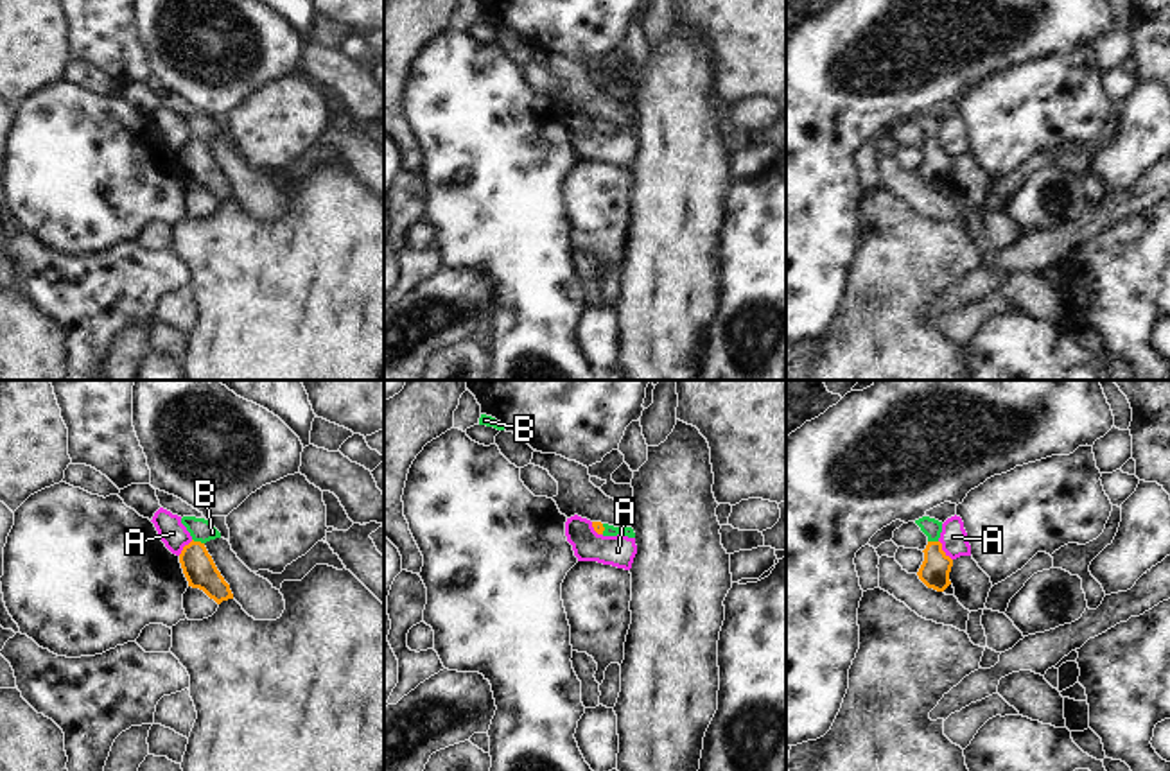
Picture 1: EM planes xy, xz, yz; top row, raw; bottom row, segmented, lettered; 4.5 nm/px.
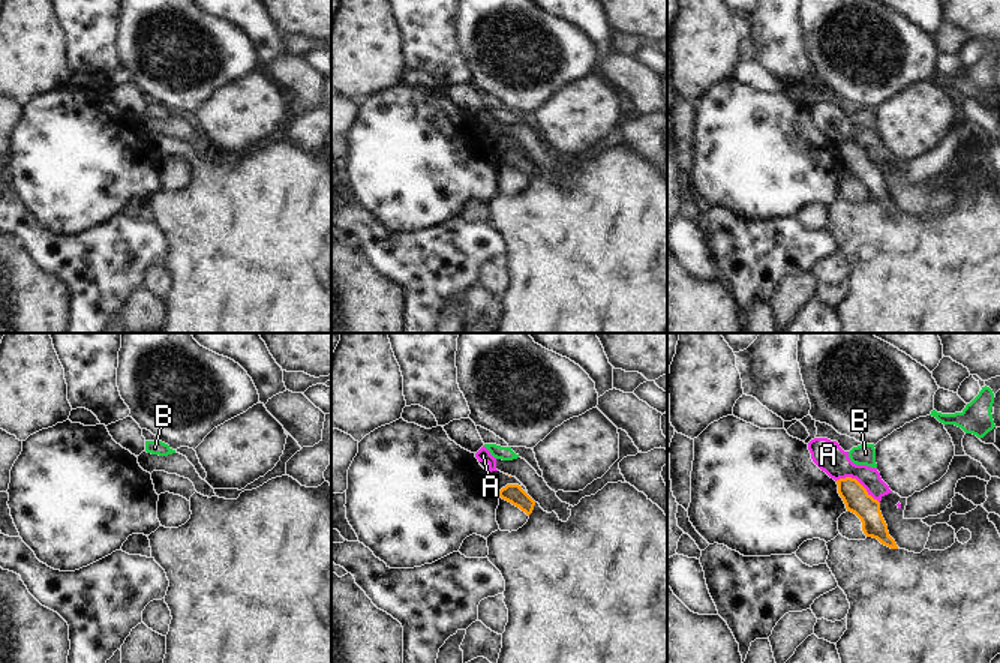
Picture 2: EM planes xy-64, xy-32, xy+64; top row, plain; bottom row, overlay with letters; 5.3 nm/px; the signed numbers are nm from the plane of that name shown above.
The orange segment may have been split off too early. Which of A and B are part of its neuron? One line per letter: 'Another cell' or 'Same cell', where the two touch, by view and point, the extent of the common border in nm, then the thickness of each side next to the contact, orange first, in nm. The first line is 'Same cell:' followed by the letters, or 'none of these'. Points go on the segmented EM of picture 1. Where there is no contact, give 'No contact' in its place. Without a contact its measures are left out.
Same cell: B
A: Another cell. Touches orange at yz (942, 551). Shared border 110 nm. Thickness 140 nm (orange) against 120 nm
B: Same cell. Touches orange at xy (198, 542). Shared border 60 nm. Thickness 140 nm (orange) against 100 nm.

